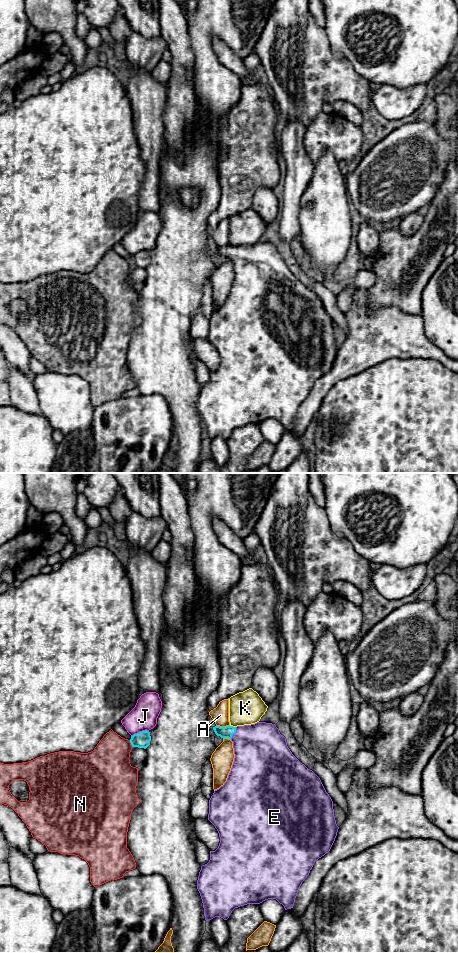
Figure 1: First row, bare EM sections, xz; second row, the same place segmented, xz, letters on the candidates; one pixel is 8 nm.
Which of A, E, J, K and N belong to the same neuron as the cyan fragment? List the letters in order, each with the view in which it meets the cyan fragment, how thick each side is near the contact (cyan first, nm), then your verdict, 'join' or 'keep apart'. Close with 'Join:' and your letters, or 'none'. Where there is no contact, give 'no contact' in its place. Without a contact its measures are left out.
A: meets cyan in xz; 100 nm thick on the cyan side, 140 nm on the other; keep apart
E: meets cyan in xz; 100 nm thick on the cyan side, 420 nm on the other; join
J: meets cyan in xz; 130 nm thick on the cyan side, 220 nm on the other; keep apart
K: meets cyan in xz; 100 nm thick on the cyan side, 280 nm on the other; keep apart
N: meets cyan in xz; 130 nm thick on the cyan side, 360 nm on the other; keep apart
Join: E

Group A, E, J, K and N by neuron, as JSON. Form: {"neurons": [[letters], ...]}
{"neurons": [["A"], ["E"], ["J"], ["K"], ["N"]]}

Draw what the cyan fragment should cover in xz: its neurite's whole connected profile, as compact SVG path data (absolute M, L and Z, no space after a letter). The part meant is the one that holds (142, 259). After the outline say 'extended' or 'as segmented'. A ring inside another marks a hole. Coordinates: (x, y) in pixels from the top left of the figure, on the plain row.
M145 250L131 256L130 263L132 267L146 269L150 265L151 256L150 252Z; as segmented

